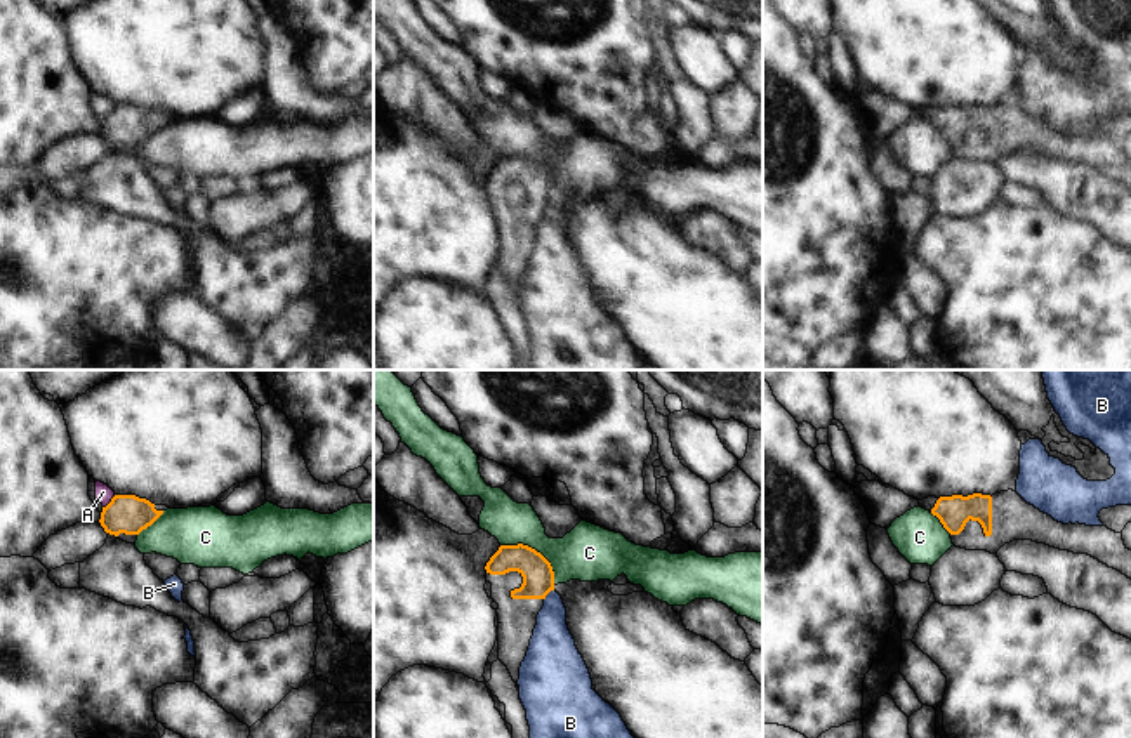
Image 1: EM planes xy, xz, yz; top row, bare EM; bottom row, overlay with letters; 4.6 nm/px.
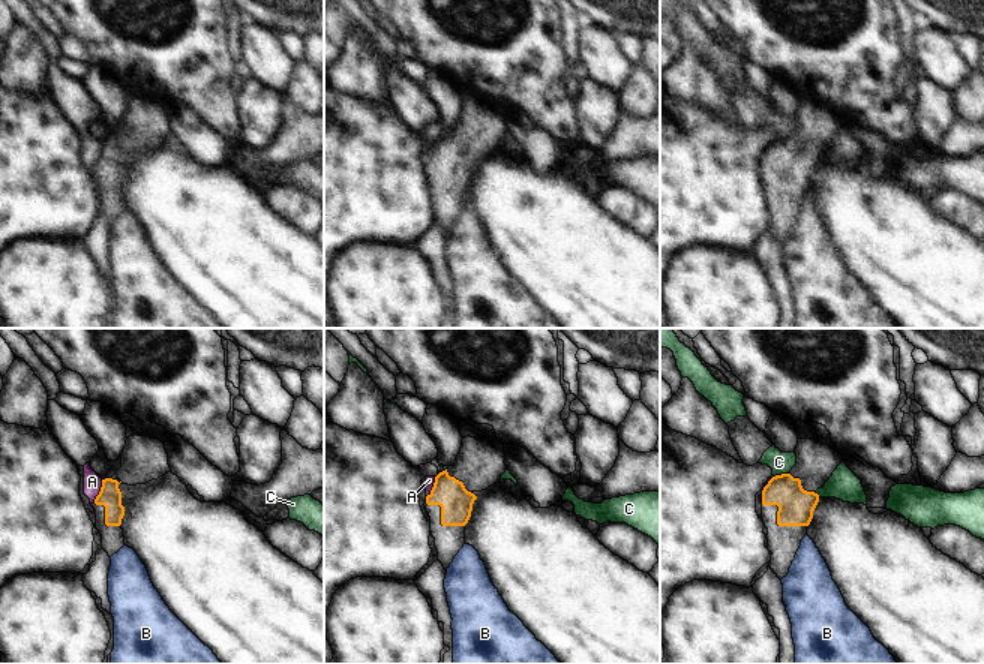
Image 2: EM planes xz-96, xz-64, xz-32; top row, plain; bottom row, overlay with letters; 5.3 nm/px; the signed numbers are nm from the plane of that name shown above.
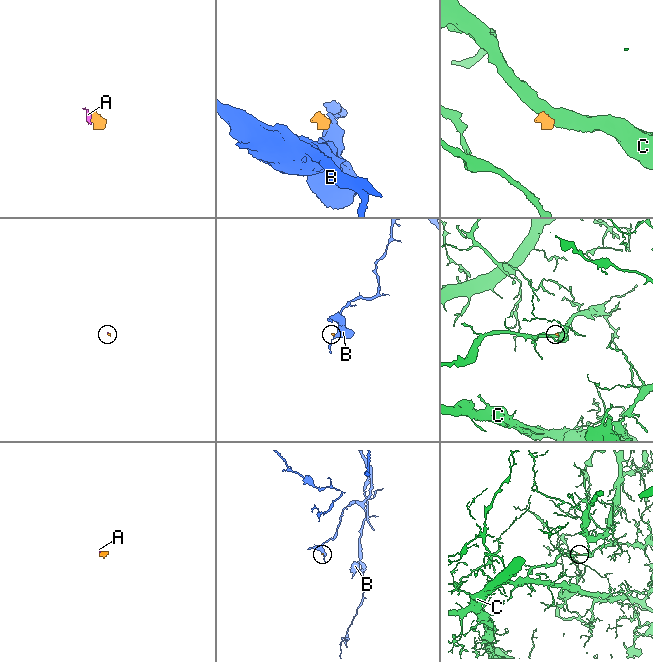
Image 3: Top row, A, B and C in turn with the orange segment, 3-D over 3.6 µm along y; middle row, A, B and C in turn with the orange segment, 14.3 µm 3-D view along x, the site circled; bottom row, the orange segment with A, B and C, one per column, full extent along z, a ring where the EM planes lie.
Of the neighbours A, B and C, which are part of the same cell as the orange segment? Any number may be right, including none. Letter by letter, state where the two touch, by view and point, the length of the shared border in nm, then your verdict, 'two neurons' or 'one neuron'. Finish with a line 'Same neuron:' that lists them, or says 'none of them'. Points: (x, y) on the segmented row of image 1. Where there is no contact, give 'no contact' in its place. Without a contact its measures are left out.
A: xy (110, 502) | 90 nm | two neurons
B: xz (548, 593) | 70 nm | two neurons
C: xz (534, 549) | 320 nm | two neurons
Same neuron: none of them

